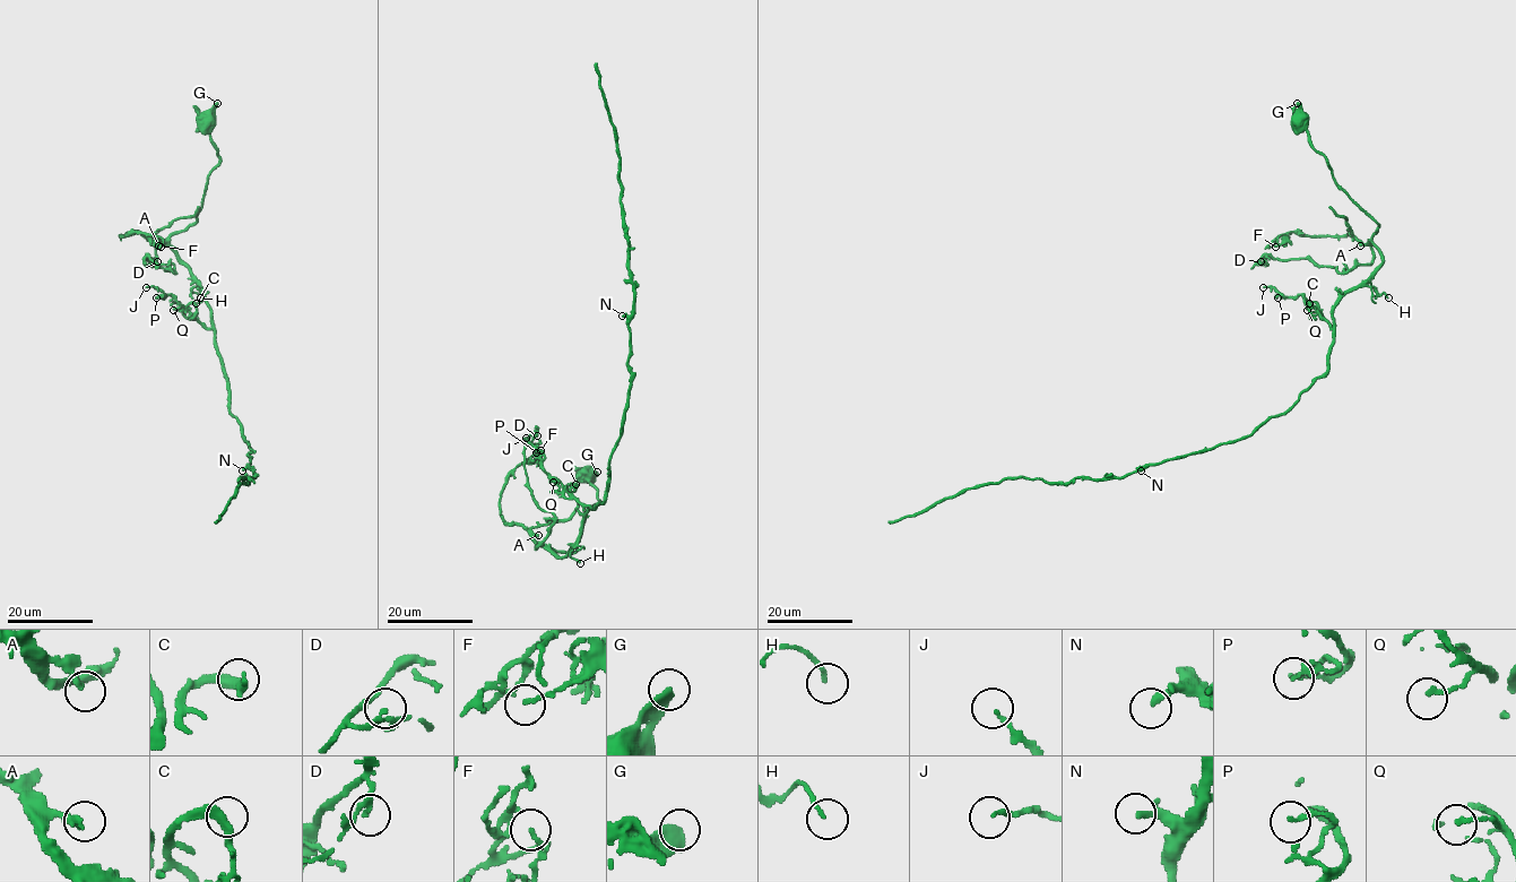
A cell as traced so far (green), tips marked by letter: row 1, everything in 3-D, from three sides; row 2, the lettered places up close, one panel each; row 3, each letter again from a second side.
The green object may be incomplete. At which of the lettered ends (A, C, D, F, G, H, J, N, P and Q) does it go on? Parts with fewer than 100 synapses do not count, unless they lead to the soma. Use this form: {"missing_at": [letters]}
{"missing_at": []}

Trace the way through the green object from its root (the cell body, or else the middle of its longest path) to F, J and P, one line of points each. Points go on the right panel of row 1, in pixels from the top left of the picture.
F: (1299, 121), (1334, 182), (1378, 227), (1368, 243), (1349, 231), (1344, 236), (1290, 232), (1275, 247)
J: (1299, 121), (1334, 182), (1378, 224), (1371, 243), (1382, 264), (1341, 297), (1333, 328), (1301, 294), (1263, 287)
P: (1299, 121), (1334, 182), (1378, 224), (1371, 243), (1382, 264), (1341, 297), (1333, 328), (1301, 294), (1278, 297)

